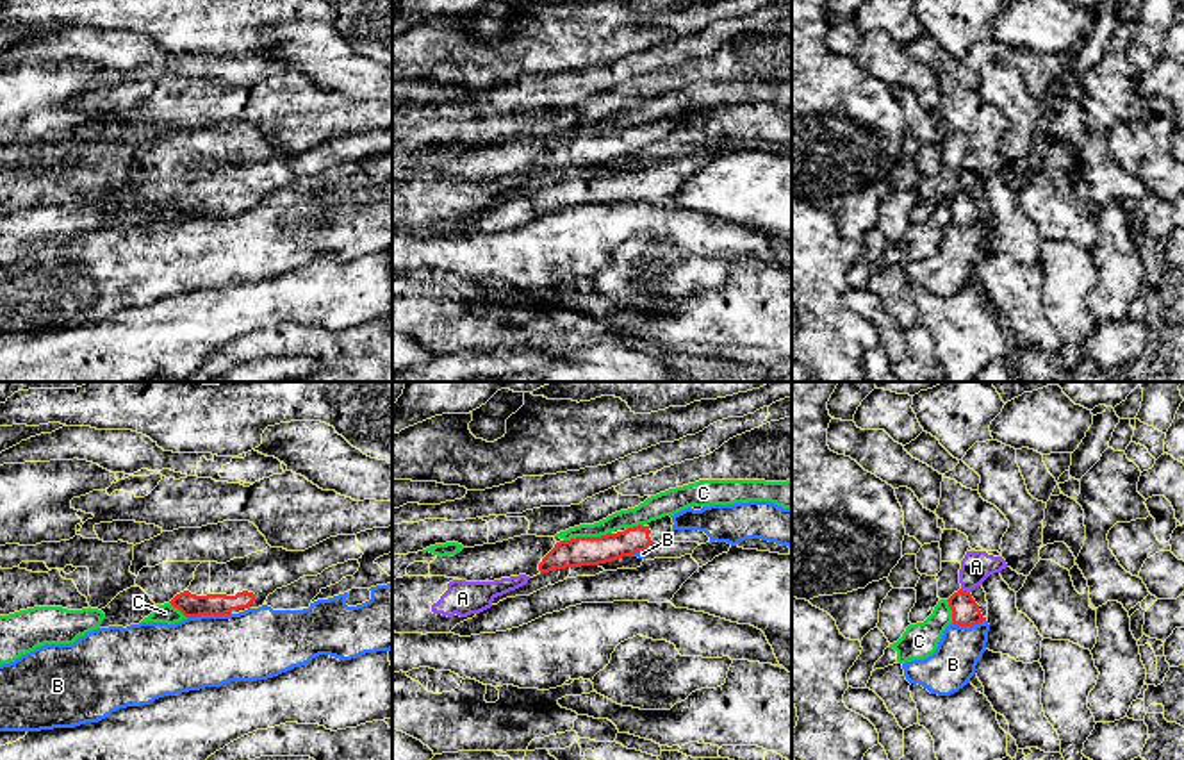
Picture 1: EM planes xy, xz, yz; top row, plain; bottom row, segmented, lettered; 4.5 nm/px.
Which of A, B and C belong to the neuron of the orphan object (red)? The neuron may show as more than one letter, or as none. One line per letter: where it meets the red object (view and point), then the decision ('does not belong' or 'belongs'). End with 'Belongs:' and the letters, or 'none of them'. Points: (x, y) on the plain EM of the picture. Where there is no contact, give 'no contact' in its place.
A: contact yz (965, 191); does not belong
B: contact xy (209, 214); does not belong
C: contact xz (587, 138); does not belong
Belongs: none of them

